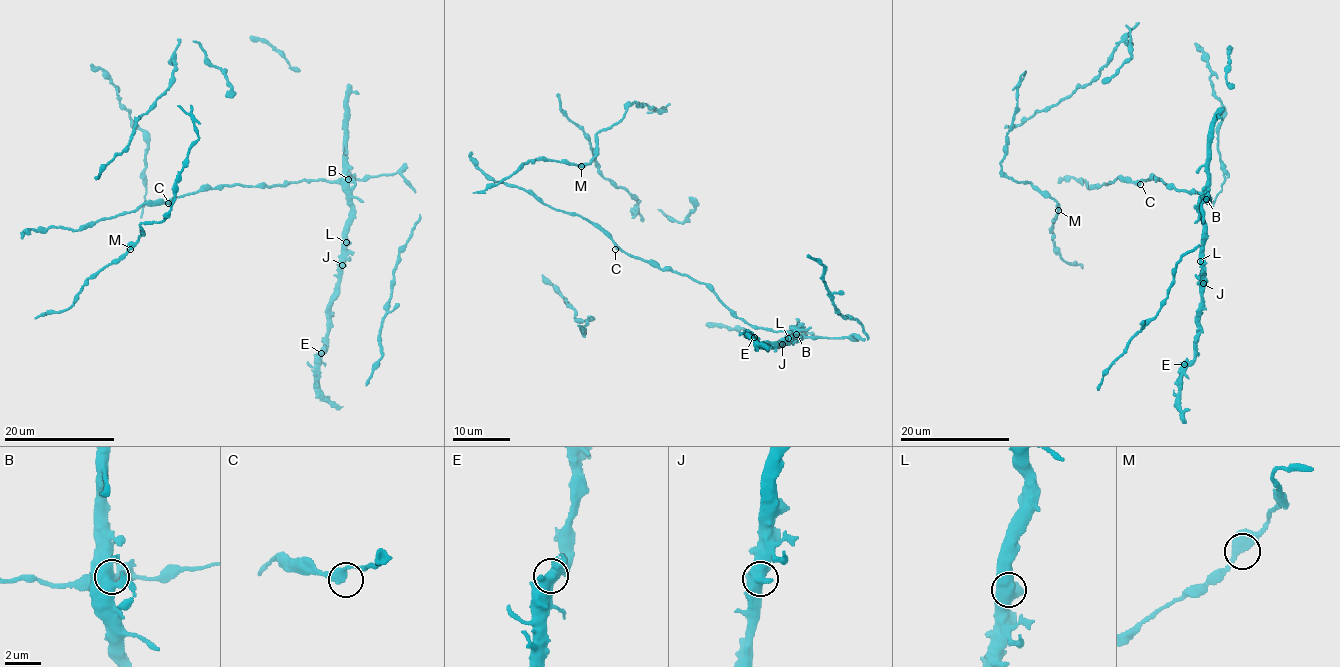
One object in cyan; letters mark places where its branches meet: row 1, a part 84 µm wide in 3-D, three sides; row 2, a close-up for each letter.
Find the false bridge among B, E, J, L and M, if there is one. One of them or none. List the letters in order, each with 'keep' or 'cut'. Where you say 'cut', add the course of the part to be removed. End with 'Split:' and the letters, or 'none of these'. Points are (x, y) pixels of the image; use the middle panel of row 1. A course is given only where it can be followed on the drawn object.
B: keep
E: keep
J: keep
L: keep
M: keep
Split: none of these

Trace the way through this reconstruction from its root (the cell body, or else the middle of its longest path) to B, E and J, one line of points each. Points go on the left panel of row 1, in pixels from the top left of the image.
B: (165, 201), (232, 184), (266, 186), (304, 180), (345, 182), (348, 178)
E: (165, 201), (232, 184), (342, 182), (350, 207), (346, 257), (339, 295), (330, 307), (327, 346), (321, 353)
J: (165, 201), (232, 184), (342, 182), (350, 207), (346, 257), (342, 265)

